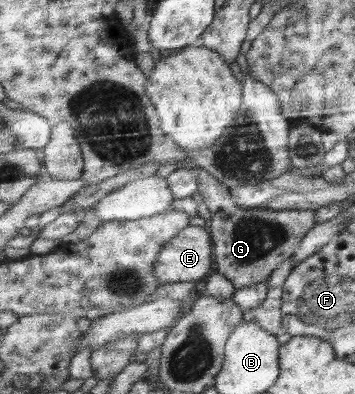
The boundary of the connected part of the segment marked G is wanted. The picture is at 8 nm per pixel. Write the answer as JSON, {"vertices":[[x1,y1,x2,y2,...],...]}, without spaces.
{"vertices":[[185,161,185,163,180,162,180,164,183,164,183,169,195,171,195,175,197,175,197,191,203,196,203,203,209,208,209,211,212,212,212,217,207,227,213,234,216,272,219,273,219,275,223,275,223,277,234,286,235,290,267,281,273,271,281,266,285,259,290,259,293,253,297,251,301,240,316,224,315,219,313,219,315,210,311,209,275,211,265,208,239,208,230,200,230,189,219,183,219,181,209,175,206,170,189,164,187,161]]}

